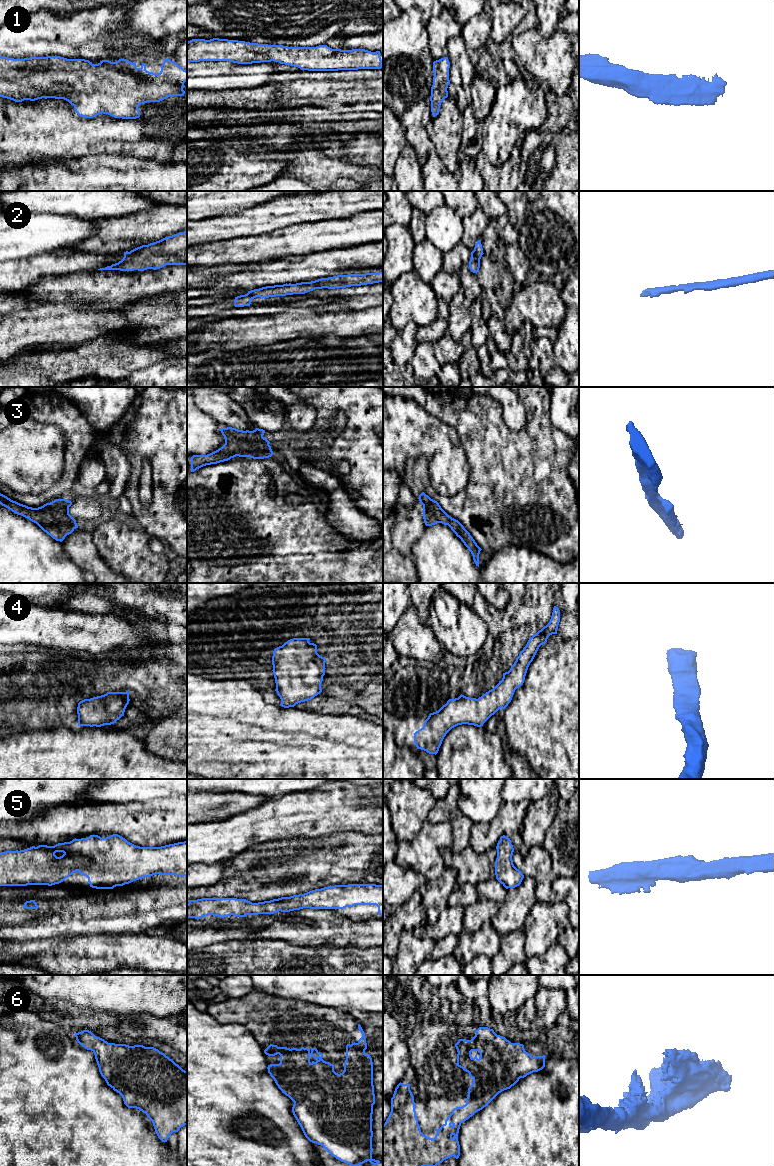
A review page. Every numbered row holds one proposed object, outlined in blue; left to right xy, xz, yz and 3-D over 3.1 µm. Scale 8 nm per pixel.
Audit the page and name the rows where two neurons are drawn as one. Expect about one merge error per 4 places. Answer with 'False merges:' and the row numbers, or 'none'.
False merges: none

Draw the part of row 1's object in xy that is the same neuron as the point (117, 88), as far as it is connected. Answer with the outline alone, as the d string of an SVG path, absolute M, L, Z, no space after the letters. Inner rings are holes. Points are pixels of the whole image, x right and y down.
M0 56L0 97L22 102L35 101L42 98L64 99L74 106L75 112L85 118L93 118L99 114L108 114L114 118L136 119L140 117L138 107L147 102L160 102L168 97L184 96L184 83L187 81L187 71L175 61L165 59L158 74L146 70L146 64L140 68L136 62L126 59L116 62L102 60L93 64L85 59L67 59L60 56L30 57L14 59Z

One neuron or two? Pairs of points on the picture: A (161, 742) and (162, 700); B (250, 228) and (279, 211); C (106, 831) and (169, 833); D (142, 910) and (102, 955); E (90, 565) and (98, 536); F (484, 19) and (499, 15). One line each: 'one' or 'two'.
A: one
B: one
C: one
D: two
E: two
F: two

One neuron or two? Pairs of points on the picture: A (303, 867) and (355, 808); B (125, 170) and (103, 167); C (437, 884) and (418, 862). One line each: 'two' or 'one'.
A: two
B: one
C: two

